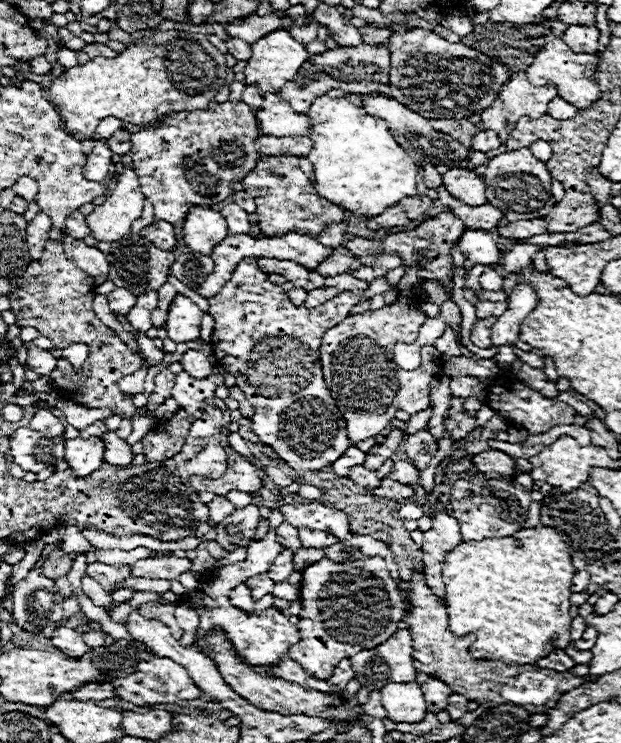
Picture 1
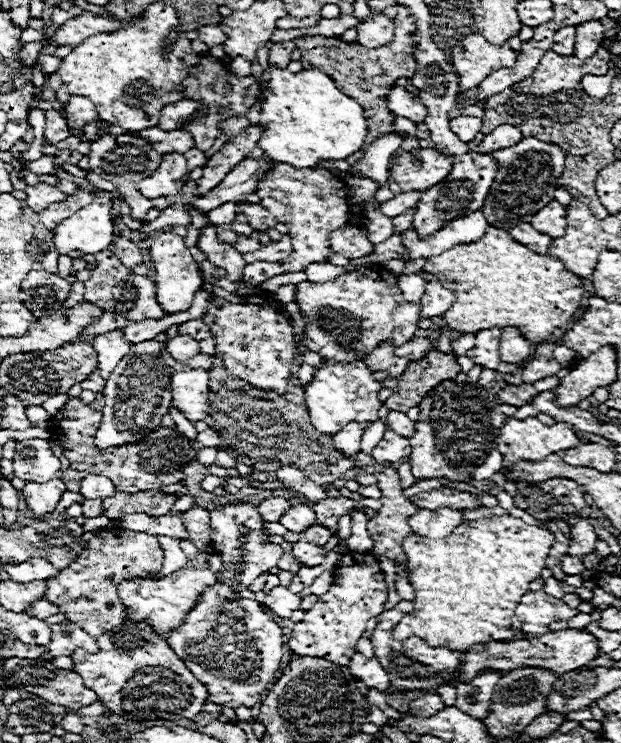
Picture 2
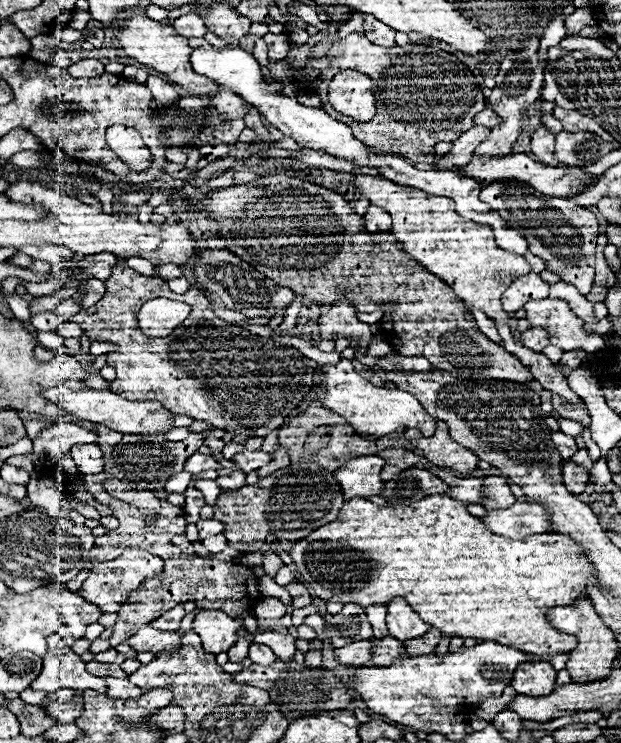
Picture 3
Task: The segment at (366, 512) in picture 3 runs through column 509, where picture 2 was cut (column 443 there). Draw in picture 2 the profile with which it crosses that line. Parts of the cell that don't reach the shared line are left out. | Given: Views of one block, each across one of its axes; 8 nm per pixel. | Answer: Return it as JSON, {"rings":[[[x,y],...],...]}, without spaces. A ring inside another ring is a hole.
{"rings":[[[488,516],[482,520],[466,520],[442,540],[432,540],[426,536],[406,536],[402,540],[402,548],[406,554],[406,570],[408,582],[414,588],[414,612],[406,614],[392,636],[396,640],[404,640],[408,636],[420,636],[424,642],[432,646],[444,646],[452,650],[466,652],[472,644],[482,644],[488,640],[512,640],[520,634],[520,620],[514,616],[514,608],[518,606],[524,592],[528,592],[528,584],[536,580],[544,568],[544,560],[554,544],[554,534],[546,528],[530,526],[514,516]]]}

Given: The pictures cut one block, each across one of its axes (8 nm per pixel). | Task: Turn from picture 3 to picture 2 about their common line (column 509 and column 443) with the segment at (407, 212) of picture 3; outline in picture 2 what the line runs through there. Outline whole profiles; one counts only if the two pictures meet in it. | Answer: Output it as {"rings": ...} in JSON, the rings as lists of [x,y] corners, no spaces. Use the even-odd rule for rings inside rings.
{"rings":[[[488,226],[484,236],[472,244],[460,244],[458,248],[450,248],[448,252],[442,252],[440,256],[432,256],[424,270],[432,272],[440,284],[448,284],[448,288],[456,288],[456,304],[448,308],[448,312],[442,314],[442,320],[456,332],[478,332],[492,326],[518,326],[524,336],[536,344],[544,340],[554,328],[564,326],[570,322],[576,312],[580,310],[582,300],[582,278],[578,278],[572,272],[564,270],[563,263],[554,256],[542,256],[532,250],[528,250],[524,244],[512,240],[506,230]]]}

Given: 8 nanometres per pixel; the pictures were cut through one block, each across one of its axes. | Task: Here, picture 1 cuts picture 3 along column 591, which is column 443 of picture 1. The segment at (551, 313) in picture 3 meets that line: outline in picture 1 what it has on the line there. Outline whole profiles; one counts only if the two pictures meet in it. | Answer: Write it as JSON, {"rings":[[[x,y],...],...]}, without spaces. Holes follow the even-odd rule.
{"rings":[[[446,326],[444,334],[434,342],[434,346],[436,346],[442,354],[448,354],[448,356],[460,356],[460,354],[462,354],[462,352],[460,352],[460,346],[456,344],[456,332],[454,332],[450,326]]]}

